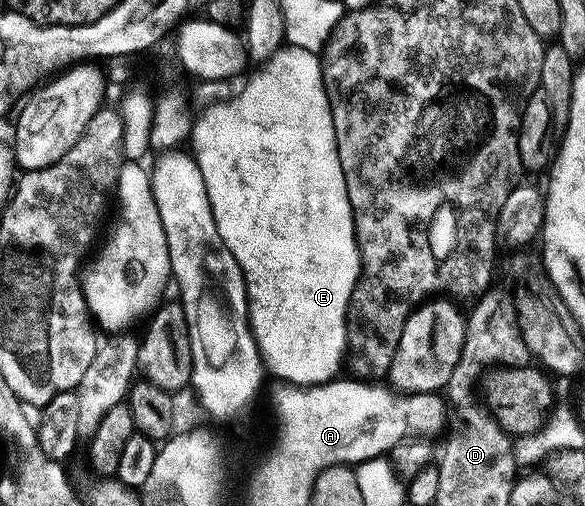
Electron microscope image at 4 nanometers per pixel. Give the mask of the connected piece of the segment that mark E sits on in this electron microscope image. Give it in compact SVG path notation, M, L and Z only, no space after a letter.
M283 46L268 60L264 61L256 68L257 72L248 80L248 85L233 98L229 104L216 104L213 108L208 108L204 113L199 113L198 119L193 123L192 133L190 137L191 155L196 161L196 165L202 170L202 182L206 182L206 194L210 198L210 210L214 214L214 226L218 226L218 234L222 238L222 242L226 242L226 246L230 250L230 254L234 254L234 258L238 262L238 266L244 271L244 282L248 289L248 323L252 330L252 337L256 339L256 346L260 349L260 359L263 367L267 369L273 377L288 381L291 384L301 386L321 386L328 381L337 379L340 368L340 363L345 363L346 349L348 346L348 303L352 300L352 291L356 285L356 279L360 277L360 251L356 245L356 231L354 230L354 222L352 221L352 207L348 201L348 191L346 190L346 178L342 174L342 162L338 162L338 150L336 149L336 139L334 138L334 122L330 114L330 106L326 98L326 90L324 89L324 70L322 67L322 60L319 55L310 50L300 49L297 46Z

